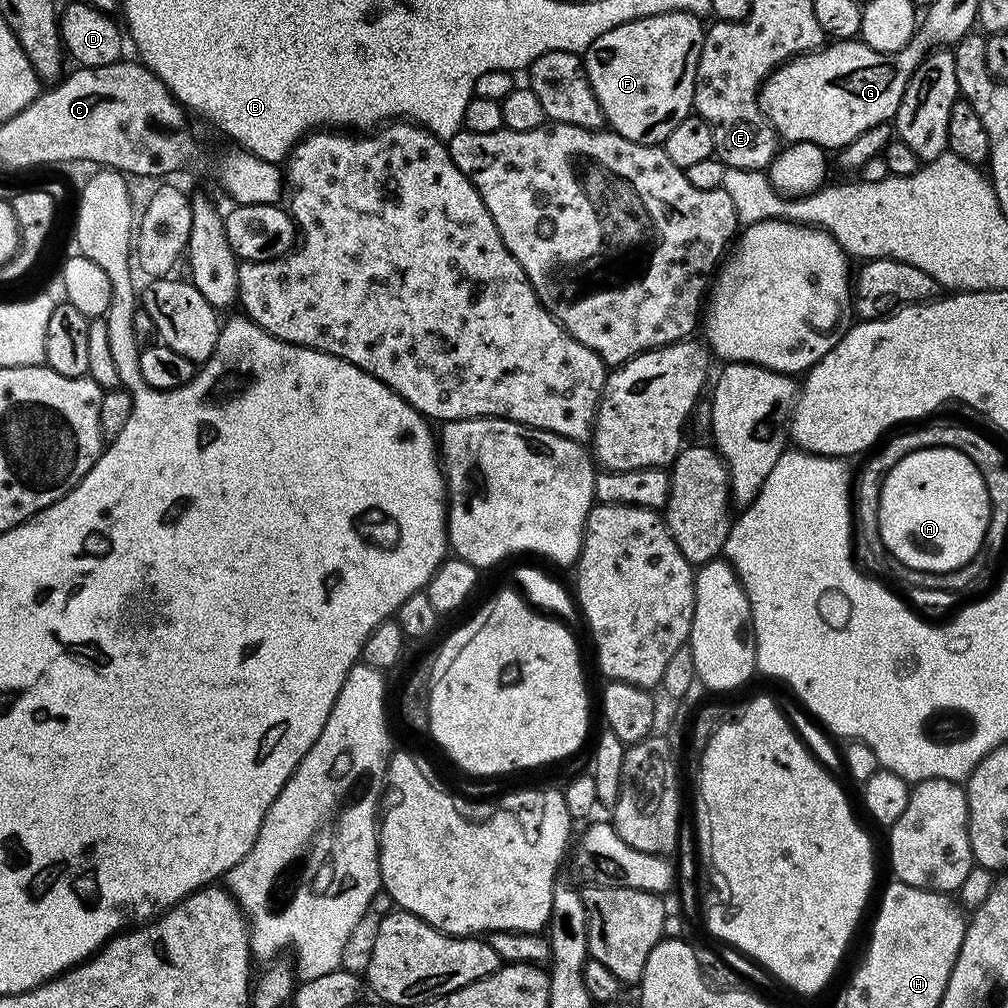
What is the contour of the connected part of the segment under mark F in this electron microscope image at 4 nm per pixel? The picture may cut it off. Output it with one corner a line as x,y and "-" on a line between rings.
663,12
662,14
654,14
641,20
635,20
634,22
626,22
622,26
614,26
614,30
606,30
606,34
602,34
602,38
595,40
586,49
582,56
584,69
590,78
590,86
594,90
594,94
604,111
607,127
611,131
616,132
630,142
660,146
663,145
666,138
670,138
670,133
674,131
674,126
678,126
678,122
682,122
682,118
693,115
692,99
694,98
694,82
696,81
696,71
698,70
698,58
702,54
702,42
704,41
705,31
706,24
701,17
690,14
689,12

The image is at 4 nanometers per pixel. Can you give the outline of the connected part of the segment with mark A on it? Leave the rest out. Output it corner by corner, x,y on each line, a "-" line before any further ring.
923,448
914,454
906,454
906,458
898,461
894,466
894,470
890,470
886,474
884,485
880,491
880,503
874,512
874,519
876,525
880,527
880,543
883,551
885,553
888,551
897,560
895,562
897,565
922,570
923,572
958,572
967,569
971,565
968,563
976,555
981,555
988,539
988,523
990,522
992,509
992,503
986,490
986,482
982,482
982,474
978,470
978,466
974,466
974,462
970,458
966,458
966,454
962,454
953,448

